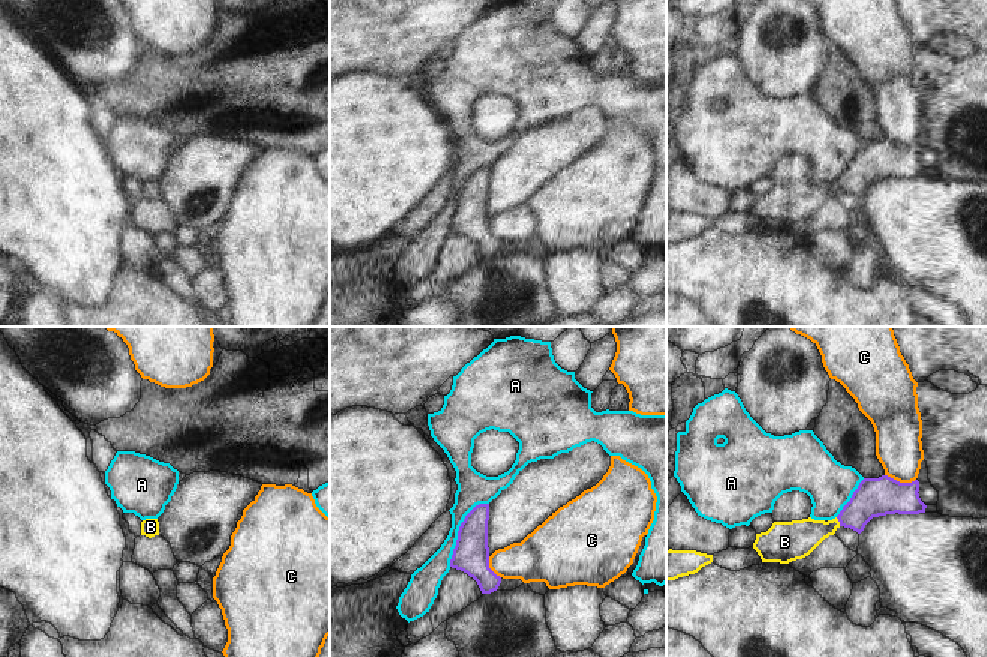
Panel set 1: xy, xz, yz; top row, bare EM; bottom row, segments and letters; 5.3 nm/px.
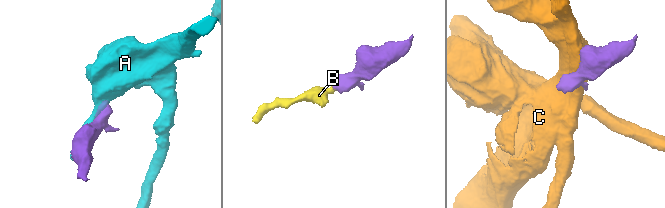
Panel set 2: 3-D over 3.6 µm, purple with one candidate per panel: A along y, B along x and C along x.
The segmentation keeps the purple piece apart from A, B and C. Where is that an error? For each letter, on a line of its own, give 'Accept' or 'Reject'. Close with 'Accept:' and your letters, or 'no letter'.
A: Reject
B: Accept
C: Reject
Accept: B.

